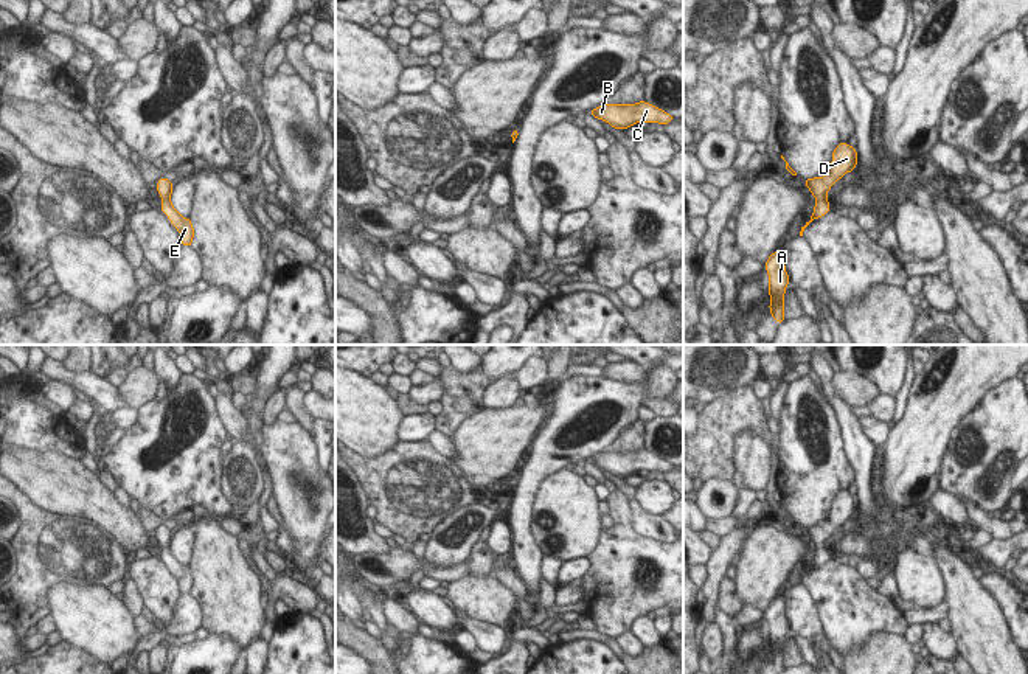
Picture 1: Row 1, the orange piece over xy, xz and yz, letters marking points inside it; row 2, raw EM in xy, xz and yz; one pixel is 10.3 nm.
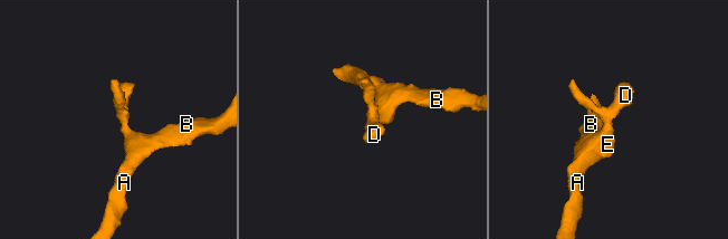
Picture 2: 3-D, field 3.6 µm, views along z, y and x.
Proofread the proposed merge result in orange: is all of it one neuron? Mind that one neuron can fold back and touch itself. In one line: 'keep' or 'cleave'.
keep

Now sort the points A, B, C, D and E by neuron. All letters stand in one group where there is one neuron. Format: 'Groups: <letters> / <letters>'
Groups: A B C D E.

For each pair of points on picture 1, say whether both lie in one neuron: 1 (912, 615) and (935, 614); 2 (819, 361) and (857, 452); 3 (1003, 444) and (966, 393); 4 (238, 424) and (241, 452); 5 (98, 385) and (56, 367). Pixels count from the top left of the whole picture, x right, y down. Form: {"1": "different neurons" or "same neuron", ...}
{"1": "same neuron", "2": "same neuron", "3": "different neurons", "4": "different neurons", "5": "same neuron"}

